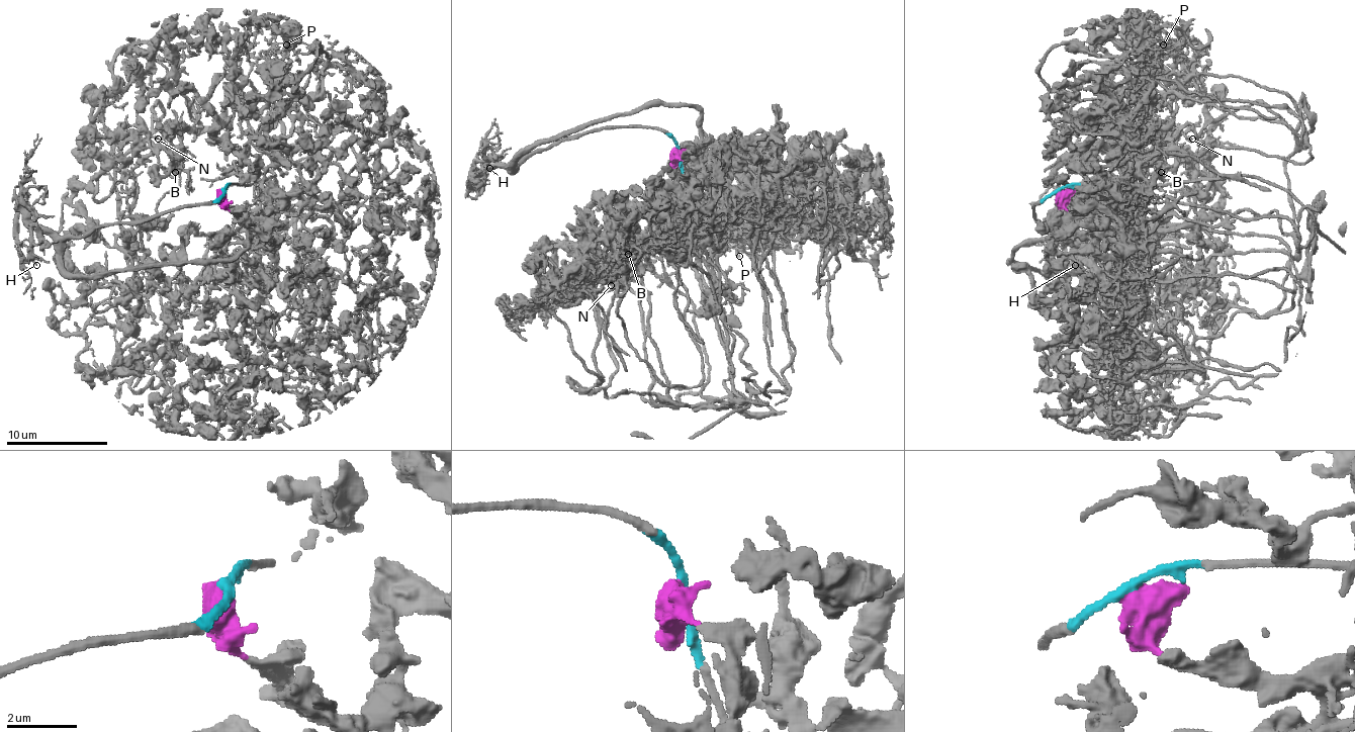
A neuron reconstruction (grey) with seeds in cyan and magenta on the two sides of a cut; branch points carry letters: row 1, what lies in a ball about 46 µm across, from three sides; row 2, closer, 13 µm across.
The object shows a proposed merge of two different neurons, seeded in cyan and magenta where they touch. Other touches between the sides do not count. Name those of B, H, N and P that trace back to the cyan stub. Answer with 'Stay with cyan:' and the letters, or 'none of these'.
Stay with cyan: H

